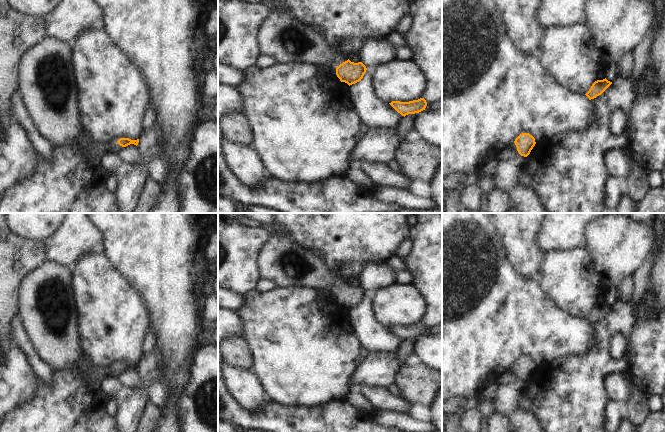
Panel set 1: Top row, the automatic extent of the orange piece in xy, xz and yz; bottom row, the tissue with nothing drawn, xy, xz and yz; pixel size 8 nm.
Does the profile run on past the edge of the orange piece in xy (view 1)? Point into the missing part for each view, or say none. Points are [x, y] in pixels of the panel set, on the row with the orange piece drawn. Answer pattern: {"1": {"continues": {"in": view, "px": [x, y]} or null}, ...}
{"1": {"continues": {"in": "xy", "px": [48, 83]}}}

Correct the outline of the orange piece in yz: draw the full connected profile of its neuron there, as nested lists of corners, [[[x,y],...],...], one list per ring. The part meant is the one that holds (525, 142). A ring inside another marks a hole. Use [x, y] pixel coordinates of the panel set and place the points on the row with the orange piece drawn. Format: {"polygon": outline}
{"polygon": [[[529,133],[520,134],[507,148],[517,150],[521,156],[527,157],[535,146],[535,138]]]}

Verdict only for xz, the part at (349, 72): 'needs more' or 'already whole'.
needs more

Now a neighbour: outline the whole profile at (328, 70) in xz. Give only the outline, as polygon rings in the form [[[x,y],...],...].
[[[329,63],[329,64],[323,64],[323,65],[318,65],[318,66],[321,69],[321,72],[325,80],[327,81],[328,85],[334,91],[338,91],[339,85],[341,83],[340,79],[336,75],[336,68],[338,65],[335,63]]]

